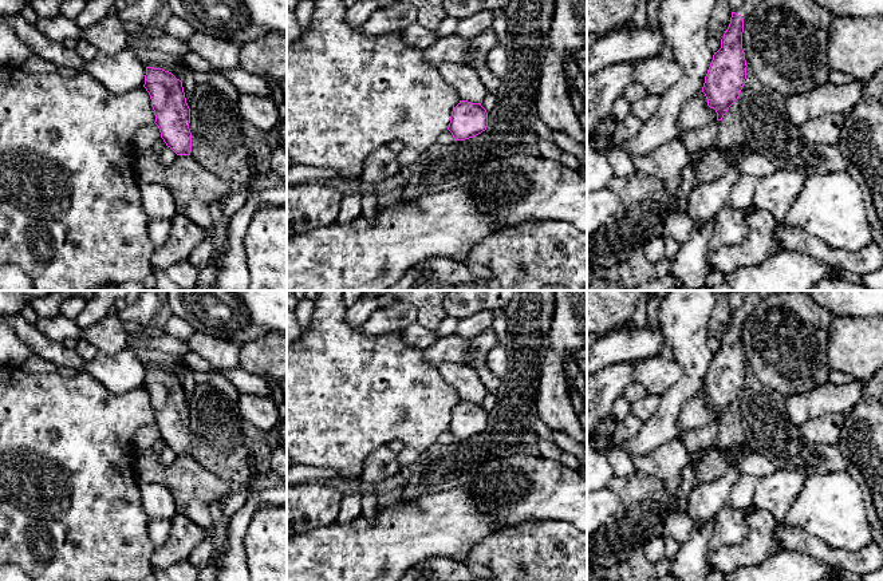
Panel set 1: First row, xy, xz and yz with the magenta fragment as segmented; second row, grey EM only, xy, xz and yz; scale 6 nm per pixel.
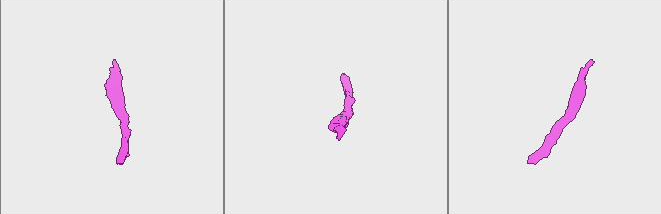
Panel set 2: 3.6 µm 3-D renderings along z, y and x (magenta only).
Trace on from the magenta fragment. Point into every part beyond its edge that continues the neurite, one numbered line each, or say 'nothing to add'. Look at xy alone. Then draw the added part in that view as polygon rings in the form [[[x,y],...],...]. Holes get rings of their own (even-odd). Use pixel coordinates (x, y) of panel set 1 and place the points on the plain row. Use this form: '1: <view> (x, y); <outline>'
nothing to add

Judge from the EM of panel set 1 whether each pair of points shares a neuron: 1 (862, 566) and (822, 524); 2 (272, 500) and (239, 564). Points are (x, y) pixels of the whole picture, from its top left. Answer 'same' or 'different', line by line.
1: different
2: same

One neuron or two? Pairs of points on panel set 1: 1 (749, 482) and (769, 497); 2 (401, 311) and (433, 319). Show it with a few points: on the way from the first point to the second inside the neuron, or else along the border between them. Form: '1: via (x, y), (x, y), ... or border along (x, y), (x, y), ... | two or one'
1: border along (759, 479), (751, 502) | two
2: border along (412, 304), (417, 311), (417, 323) | two

